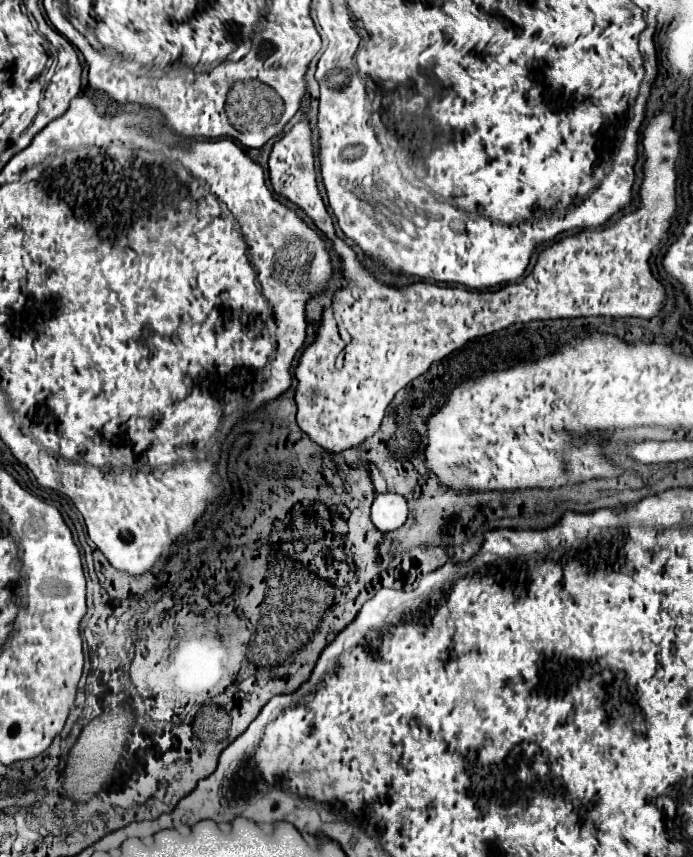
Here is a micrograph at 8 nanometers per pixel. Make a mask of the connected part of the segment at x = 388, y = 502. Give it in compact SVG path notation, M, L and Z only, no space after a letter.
M378 494L372 504L372 522L380 532L398 530L408 516L406 500L398 494Z

